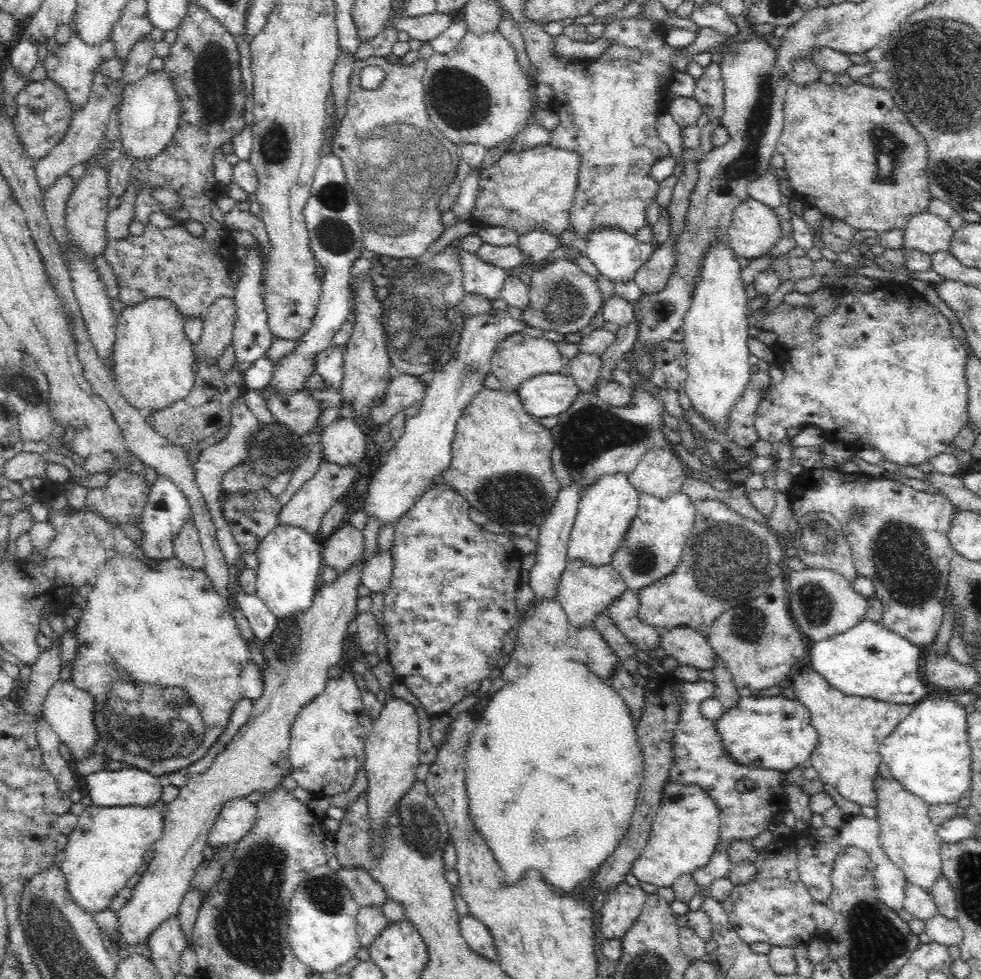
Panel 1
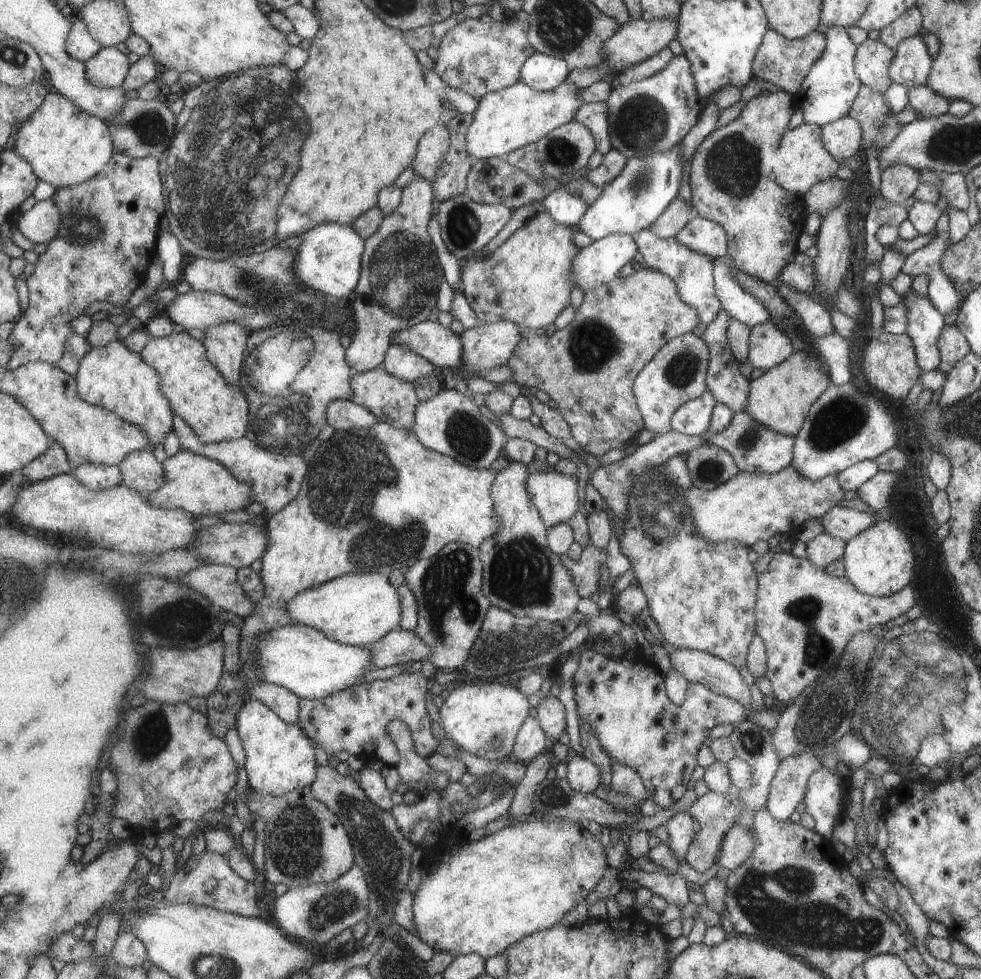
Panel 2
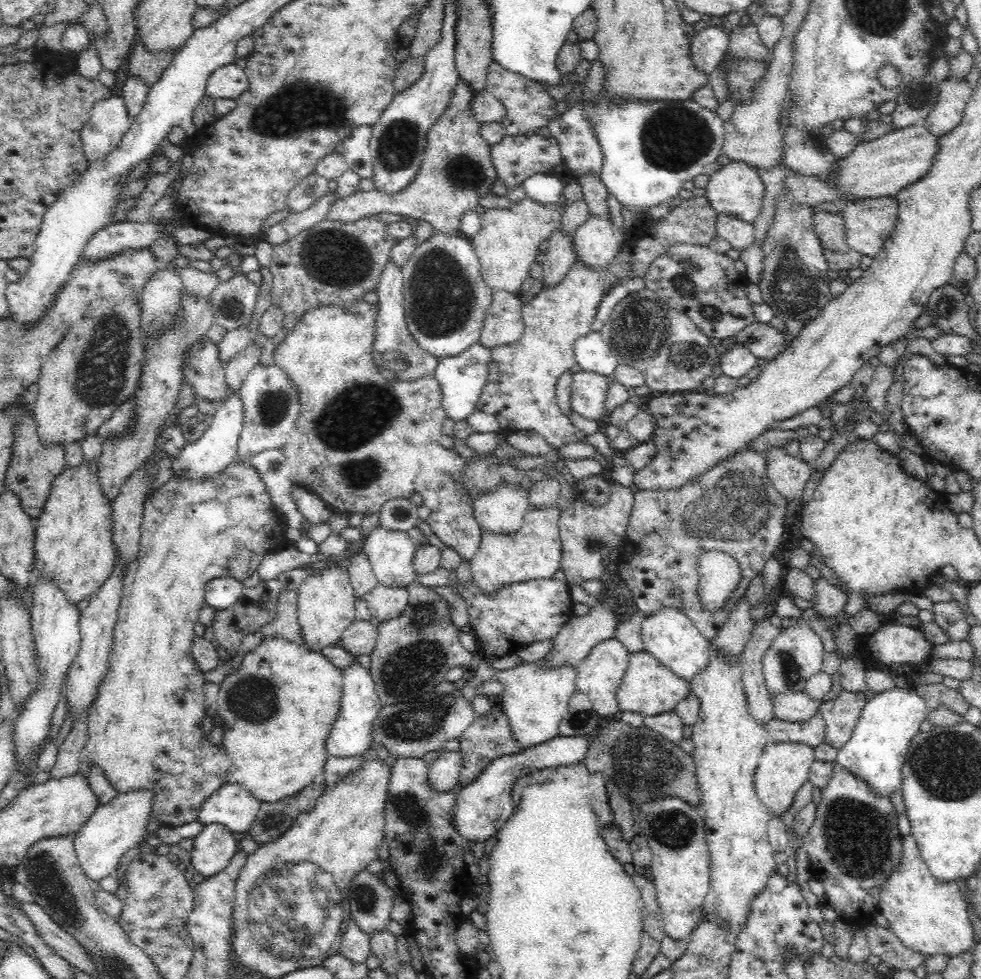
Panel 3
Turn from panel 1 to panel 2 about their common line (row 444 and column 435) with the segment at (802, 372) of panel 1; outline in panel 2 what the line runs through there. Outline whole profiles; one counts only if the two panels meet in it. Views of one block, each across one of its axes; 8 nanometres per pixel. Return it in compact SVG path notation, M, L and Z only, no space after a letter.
M538 818L533 822L525 821L505 826L501 830L488 836L484 835L480 840L474 842L468 842L466 839L466 831L458 829L454 824L442 827L440 842L437 846L423 851L422 878L417 890L412 894L412 919L415 923L415 930L418 933L417 936L419 936L418 939L421 942L425 942L429 948L432 948L437 956L441 956L444 952L452 952L455 955L475 953L486 959L503 952L513 943L517 943L519 939L525 938L532 932L548 929L555 925L557 920L561 920L561 916L567 910L571 910L579 900L583 900L589 890L593 890L593 886L601 880L601 876L605 874L605 868L607 868L603 846L595 838L591 840L591 834L585 830L584 824L573 823L567 820L554 821L548 818L543 821Z

